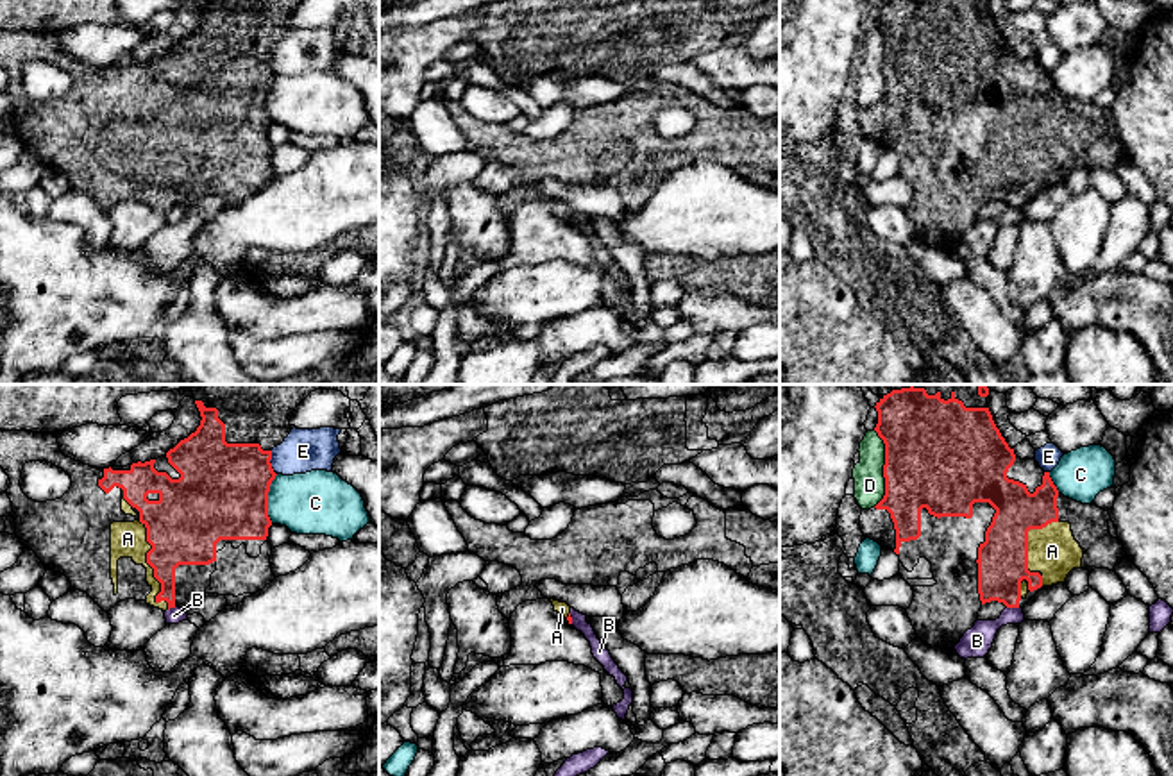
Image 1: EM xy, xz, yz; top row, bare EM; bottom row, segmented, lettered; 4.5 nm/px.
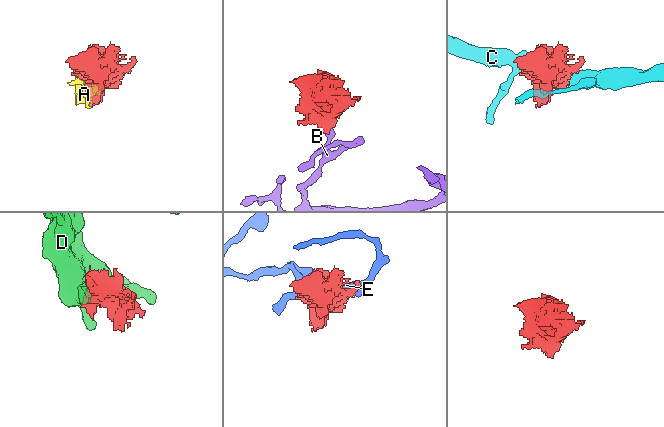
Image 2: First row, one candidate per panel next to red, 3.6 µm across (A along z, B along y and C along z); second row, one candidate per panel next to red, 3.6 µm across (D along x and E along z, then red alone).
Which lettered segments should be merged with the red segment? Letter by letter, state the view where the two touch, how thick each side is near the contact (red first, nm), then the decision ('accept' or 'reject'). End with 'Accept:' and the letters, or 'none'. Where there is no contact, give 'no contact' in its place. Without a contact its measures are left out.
A: meets red in xy; 320 nm thick on the red side, 160 nm on the other; accept
B: meets red in yz; 220 nm thick on the red side, 130 nm on the other; reject
C: meets red in xy; 420 nm thick on the red side, 280 nm on the other; reject
D: meets red in yz; 480 nm thick on the red side, 140 nm on the other; reject
E: meets red in xy; 400 nm thick on the red side, 190 nm on the other; reject
Accept: A

